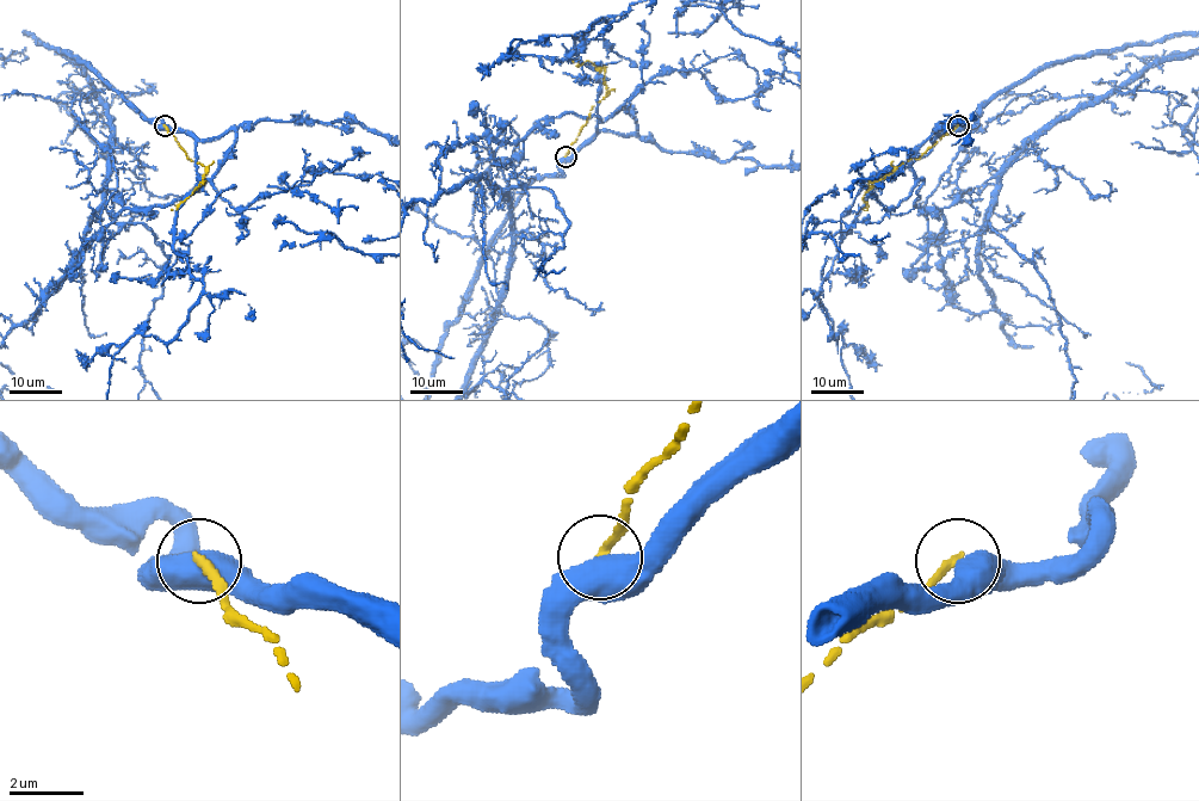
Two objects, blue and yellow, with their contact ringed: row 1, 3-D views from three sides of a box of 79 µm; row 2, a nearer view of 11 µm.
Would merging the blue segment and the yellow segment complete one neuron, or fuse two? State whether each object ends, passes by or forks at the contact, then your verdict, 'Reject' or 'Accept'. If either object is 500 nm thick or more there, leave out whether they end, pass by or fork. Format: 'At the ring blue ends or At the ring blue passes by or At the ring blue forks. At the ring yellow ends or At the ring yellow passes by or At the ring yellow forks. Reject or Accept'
Reject

